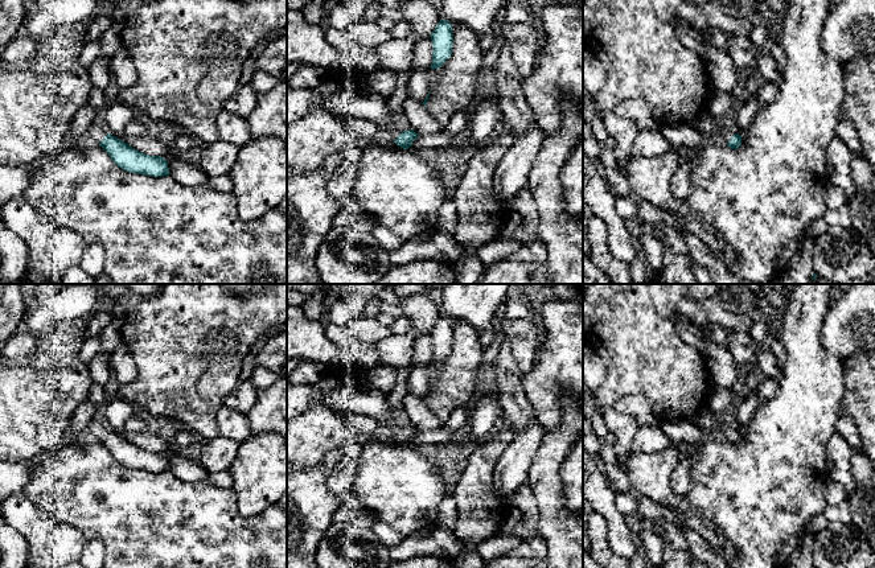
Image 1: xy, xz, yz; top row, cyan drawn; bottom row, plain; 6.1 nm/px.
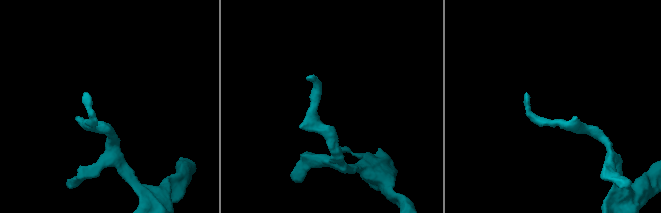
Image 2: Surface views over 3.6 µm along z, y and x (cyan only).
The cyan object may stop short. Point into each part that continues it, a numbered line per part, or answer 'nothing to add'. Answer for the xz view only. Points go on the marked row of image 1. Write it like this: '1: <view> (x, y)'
1: xz (369, 106)

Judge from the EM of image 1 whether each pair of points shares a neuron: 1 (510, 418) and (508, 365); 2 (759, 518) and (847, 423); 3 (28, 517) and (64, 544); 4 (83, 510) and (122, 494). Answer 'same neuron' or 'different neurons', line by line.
1: same neuron
2: different neurons
3: same neuron
4: same neuron

